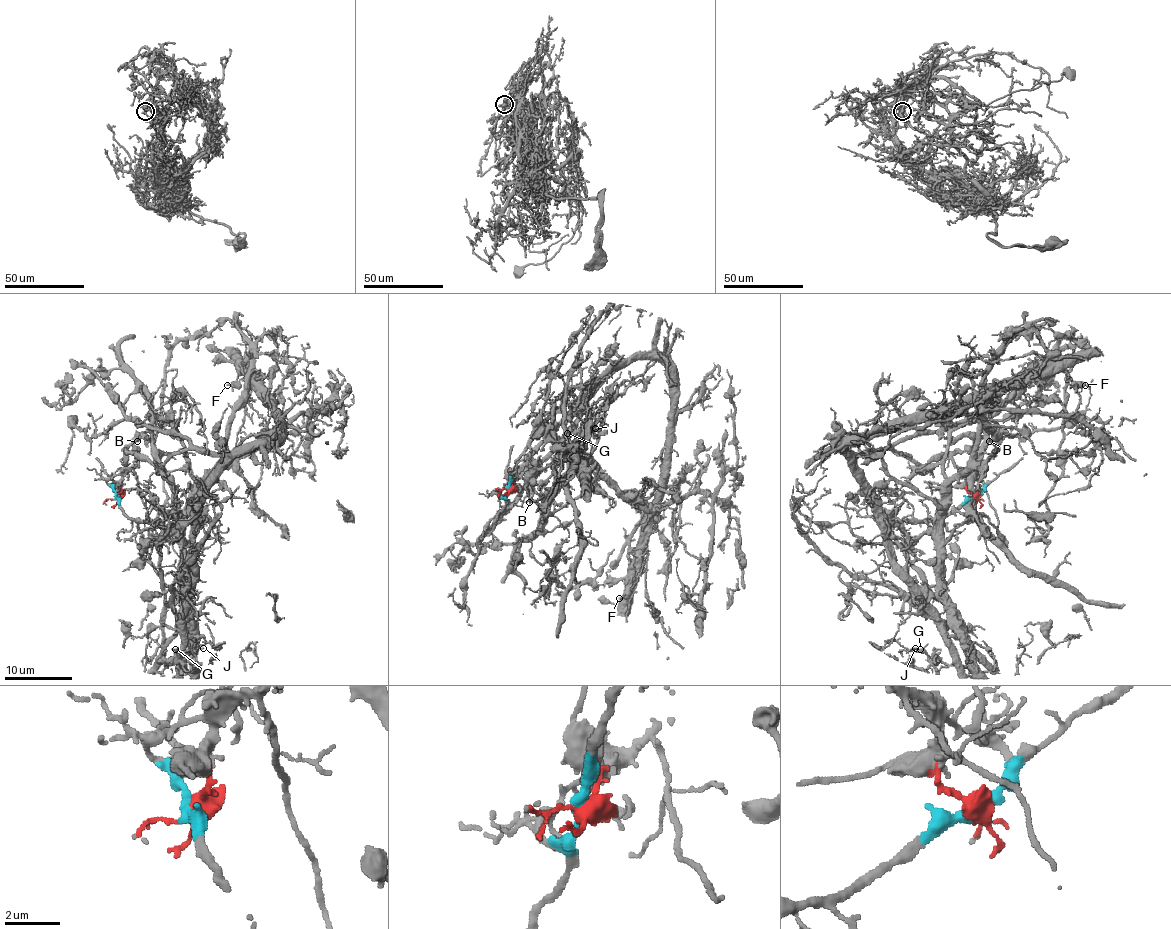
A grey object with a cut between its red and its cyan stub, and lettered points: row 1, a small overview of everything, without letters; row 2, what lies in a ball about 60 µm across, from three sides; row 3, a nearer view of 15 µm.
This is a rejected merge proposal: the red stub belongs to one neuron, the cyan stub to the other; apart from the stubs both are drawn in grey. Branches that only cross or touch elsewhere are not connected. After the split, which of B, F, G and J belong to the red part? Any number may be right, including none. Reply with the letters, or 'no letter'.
B, F

